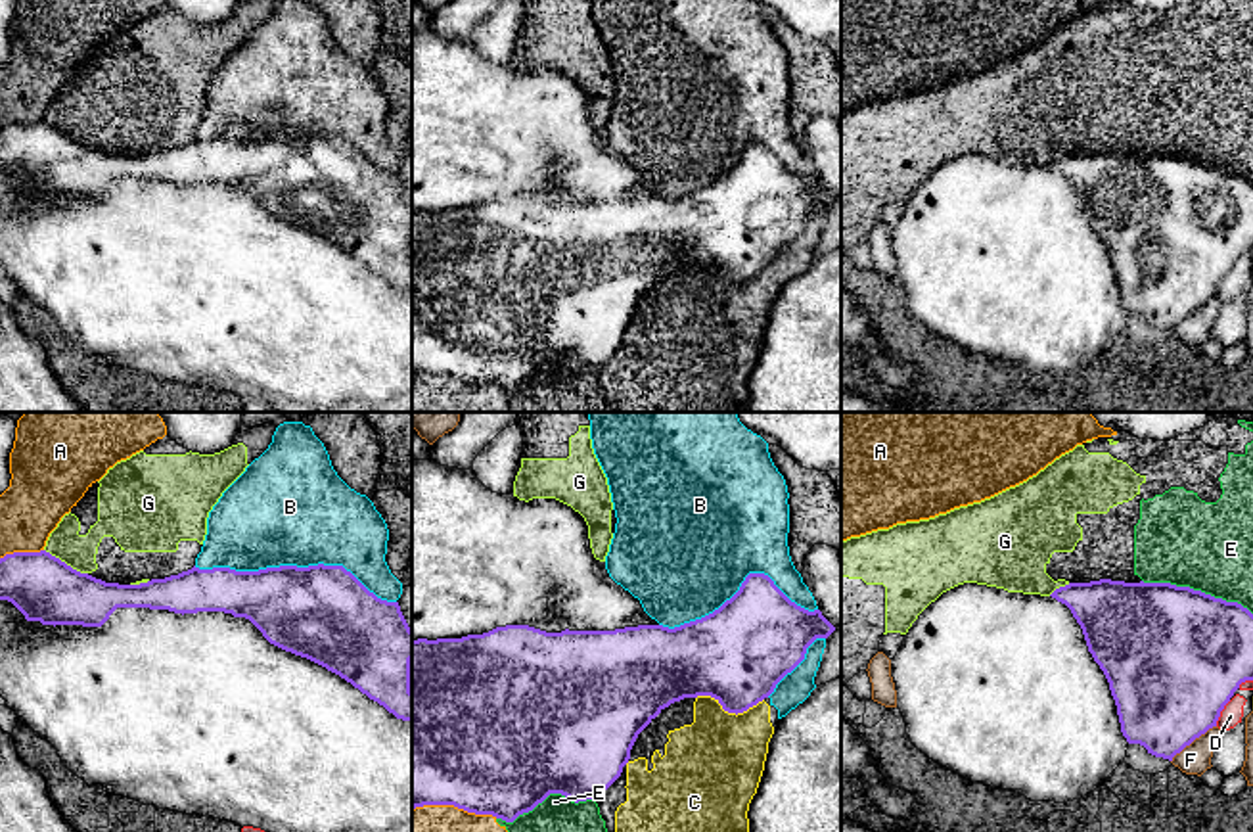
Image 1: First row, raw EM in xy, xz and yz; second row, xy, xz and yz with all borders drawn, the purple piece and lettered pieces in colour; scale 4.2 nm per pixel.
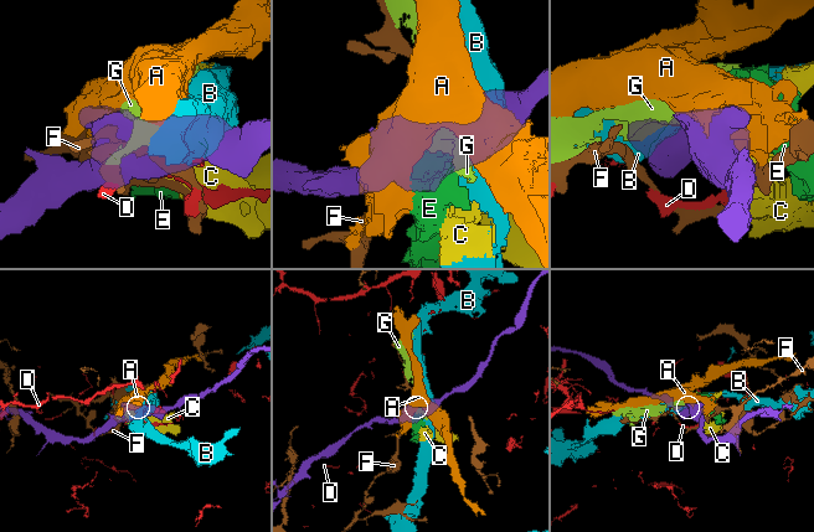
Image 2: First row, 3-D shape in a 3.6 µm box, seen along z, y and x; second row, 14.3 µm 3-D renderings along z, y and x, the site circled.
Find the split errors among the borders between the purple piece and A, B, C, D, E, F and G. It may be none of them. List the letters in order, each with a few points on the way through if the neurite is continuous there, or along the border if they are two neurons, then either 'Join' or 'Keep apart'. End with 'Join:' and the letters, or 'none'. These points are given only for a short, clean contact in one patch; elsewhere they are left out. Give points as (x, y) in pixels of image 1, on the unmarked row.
A: Keep apart
B: Keep apart
C: Keep apart
D: Keep apart
E: Keep apart
F: Boundary: yz (1215, 296), (1186, 315), (1171, 332). Keep apart
G: Keep apart
Join: none

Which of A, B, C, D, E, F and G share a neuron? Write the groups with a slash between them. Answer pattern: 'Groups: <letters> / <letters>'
Groups: A / B C / D / E G / F

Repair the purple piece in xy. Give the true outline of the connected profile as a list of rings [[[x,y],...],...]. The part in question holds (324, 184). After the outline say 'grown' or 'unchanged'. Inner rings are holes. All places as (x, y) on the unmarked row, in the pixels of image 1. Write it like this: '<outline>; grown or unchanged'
[[[46,121],[13,123],[0,128],[0,171],[11,173],[27,192],[54,197],[102,197],[117,178],[245,188],[270,215],[326,238],[397,289],[412,291],[412,199],[399,173],[377,169],[343,136],[280,136],[259,142],[194,136],[165,150],[119,155],[80,144]]]; unchanged

